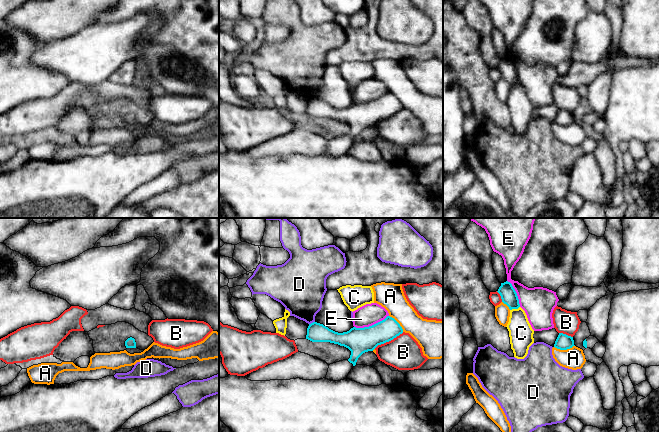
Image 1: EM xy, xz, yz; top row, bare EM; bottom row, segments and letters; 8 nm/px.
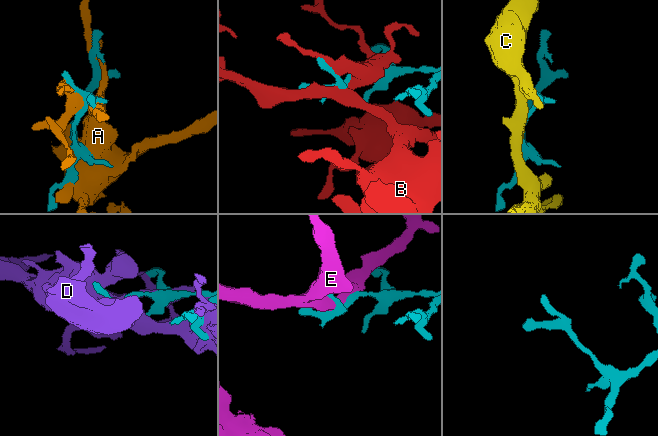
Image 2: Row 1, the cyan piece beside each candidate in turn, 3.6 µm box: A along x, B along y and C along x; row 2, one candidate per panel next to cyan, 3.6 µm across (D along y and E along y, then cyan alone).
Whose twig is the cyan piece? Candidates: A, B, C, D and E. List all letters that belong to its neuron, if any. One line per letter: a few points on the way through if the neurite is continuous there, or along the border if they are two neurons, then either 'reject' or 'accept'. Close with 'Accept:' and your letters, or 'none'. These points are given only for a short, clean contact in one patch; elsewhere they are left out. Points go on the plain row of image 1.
A: reject
B: reject
C: along yz (519, 82), (510, 86) | reject
D: reject
E: reject
Accept: none

